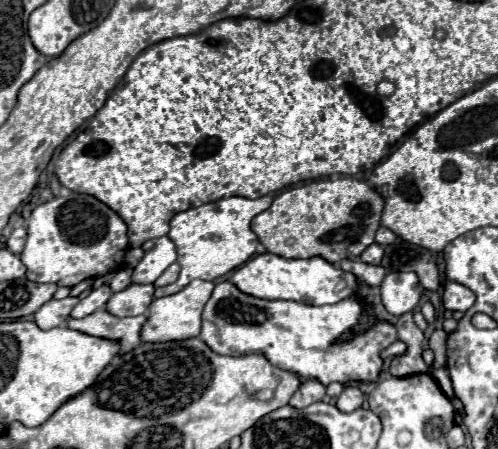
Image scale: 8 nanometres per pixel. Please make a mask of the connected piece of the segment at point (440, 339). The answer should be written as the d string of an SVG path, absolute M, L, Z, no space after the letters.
M437 329L430 337L430 350L434 352L434 364L444 366L446 364L448 334L443 329Z

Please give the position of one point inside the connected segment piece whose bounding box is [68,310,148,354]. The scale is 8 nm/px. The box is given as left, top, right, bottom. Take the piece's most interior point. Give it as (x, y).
(126, 331)

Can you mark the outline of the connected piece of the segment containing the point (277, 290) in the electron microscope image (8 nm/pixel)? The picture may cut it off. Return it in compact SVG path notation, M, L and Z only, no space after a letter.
M258 254L250 258L244 266L240 266L232 274L232 284L254 298L264 300L294 300L304 304L334 304L342 298L356 294L358 282L352 274L342 272L340 268L332 266L324 258L308 258L308 260L288 260L276 254Z

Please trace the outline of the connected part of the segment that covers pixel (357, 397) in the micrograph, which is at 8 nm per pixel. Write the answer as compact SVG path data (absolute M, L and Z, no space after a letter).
M348 386L348 388L344 388L344 392L338 396L336 408L338 408L340 412L354 412L354 410L358 410L358 408L362 406L362 402L364 402L364 394L362 394L356 386Z

